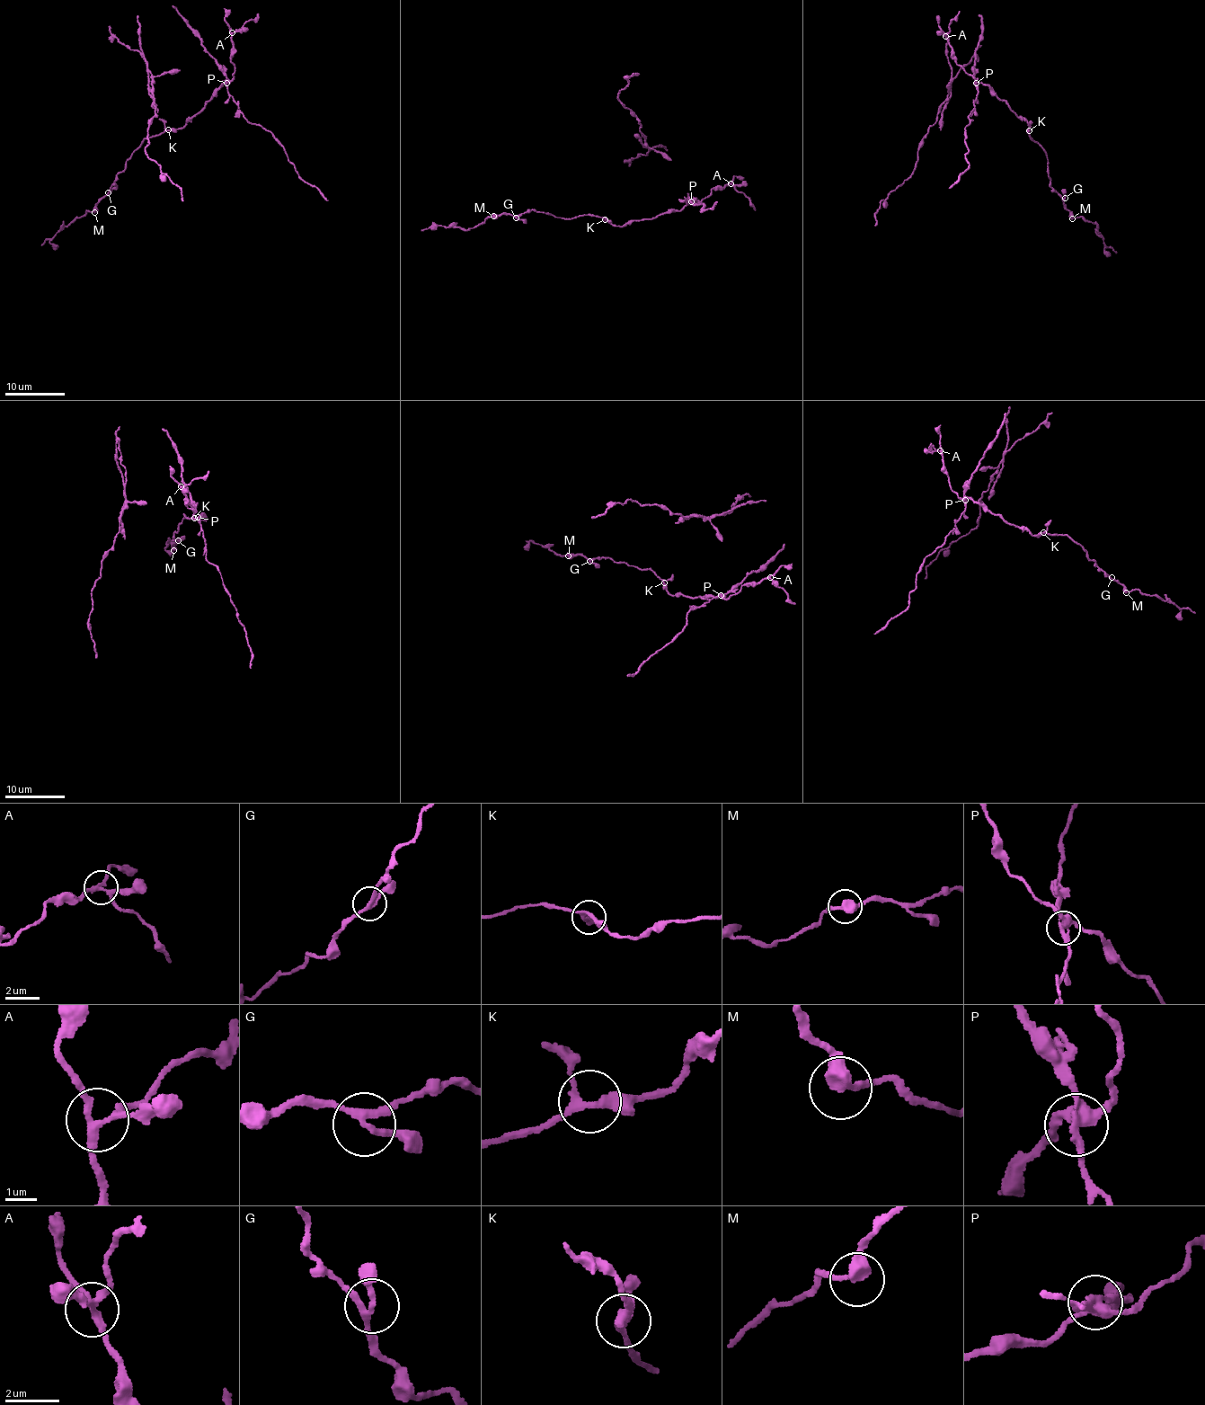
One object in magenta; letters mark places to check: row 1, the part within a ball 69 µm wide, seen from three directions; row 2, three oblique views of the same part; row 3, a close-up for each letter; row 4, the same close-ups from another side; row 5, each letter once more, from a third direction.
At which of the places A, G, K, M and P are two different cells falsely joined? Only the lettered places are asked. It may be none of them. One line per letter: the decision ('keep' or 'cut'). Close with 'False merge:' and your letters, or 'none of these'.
A: keep
G: keep
K: keep
M: keep
P: cut
False merge: P

